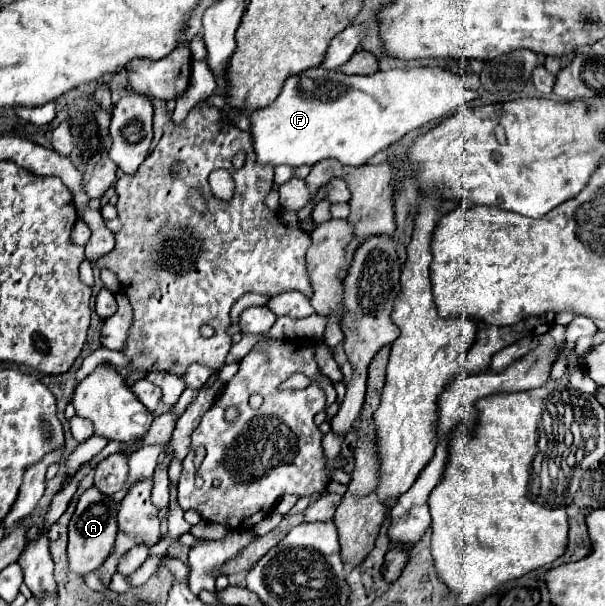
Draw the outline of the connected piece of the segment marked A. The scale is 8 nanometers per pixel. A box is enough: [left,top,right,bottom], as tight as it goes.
[68,487,118,575]

